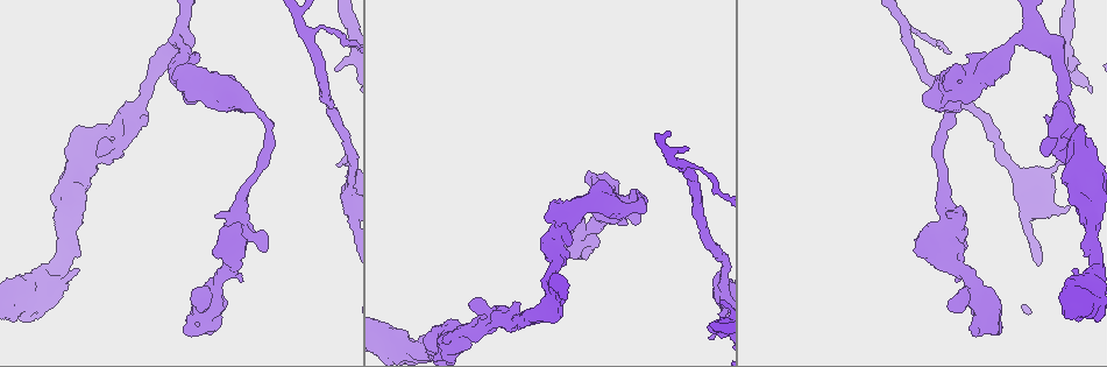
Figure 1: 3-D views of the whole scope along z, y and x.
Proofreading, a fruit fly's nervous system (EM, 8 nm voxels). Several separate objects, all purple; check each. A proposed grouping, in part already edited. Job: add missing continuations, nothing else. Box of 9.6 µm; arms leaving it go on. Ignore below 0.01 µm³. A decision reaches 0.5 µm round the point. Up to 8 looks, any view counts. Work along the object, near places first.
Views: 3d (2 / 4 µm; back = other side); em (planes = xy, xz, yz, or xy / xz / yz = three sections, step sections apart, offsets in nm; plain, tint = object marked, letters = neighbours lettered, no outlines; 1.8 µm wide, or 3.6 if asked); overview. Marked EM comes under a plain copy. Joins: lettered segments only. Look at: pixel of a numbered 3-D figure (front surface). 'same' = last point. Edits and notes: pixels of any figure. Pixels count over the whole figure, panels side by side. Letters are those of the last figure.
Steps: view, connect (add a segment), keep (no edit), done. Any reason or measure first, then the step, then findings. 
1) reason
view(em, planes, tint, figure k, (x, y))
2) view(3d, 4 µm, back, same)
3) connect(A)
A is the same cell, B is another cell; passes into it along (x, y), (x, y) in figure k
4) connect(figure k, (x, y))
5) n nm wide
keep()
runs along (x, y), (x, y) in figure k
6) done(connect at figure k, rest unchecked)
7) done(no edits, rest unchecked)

free end
view(em, xy, step 8, letters, figure 1, (946, 266))

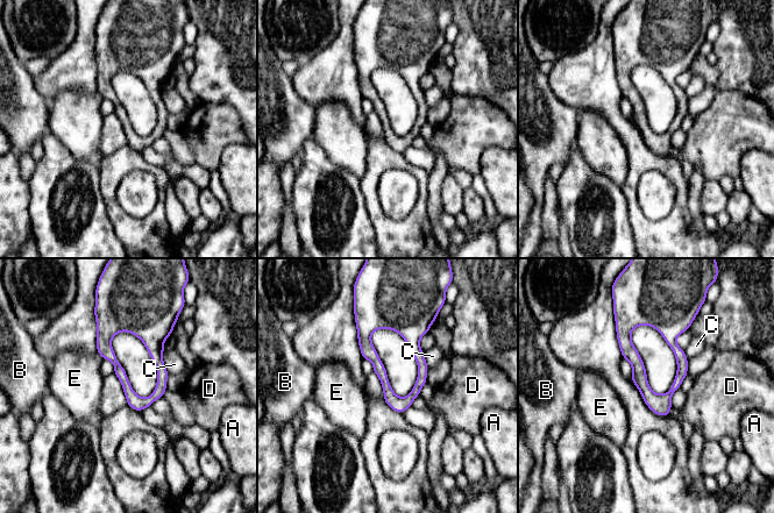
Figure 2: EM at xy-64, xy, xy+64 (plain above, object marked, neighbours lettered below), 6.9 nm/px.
view(em, planes, letters, same)

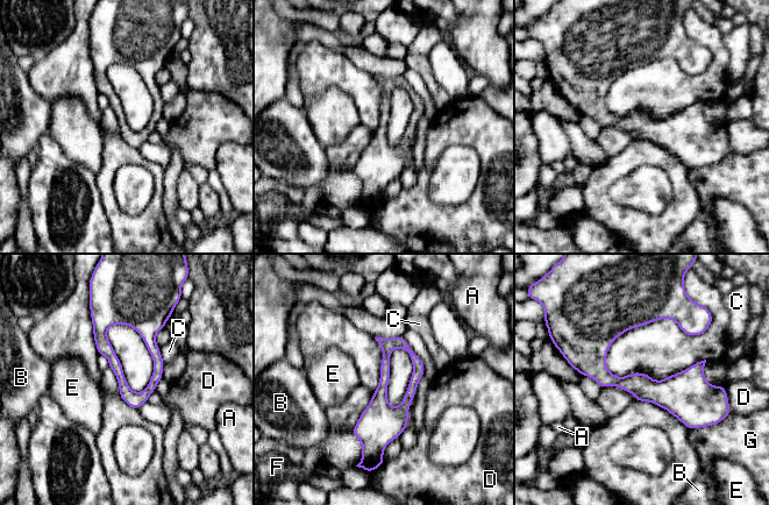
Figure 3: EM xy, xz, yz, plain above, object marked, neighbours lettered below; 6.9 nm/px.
keep()
A, B, C, D, E, F and G are other cells; border along (714, 424), (689, 429) in figure 3; no lettered segment goes on from it

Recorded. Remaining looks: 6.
abrupt turn
view(em, planes, tint, figure 1, (992, 319))

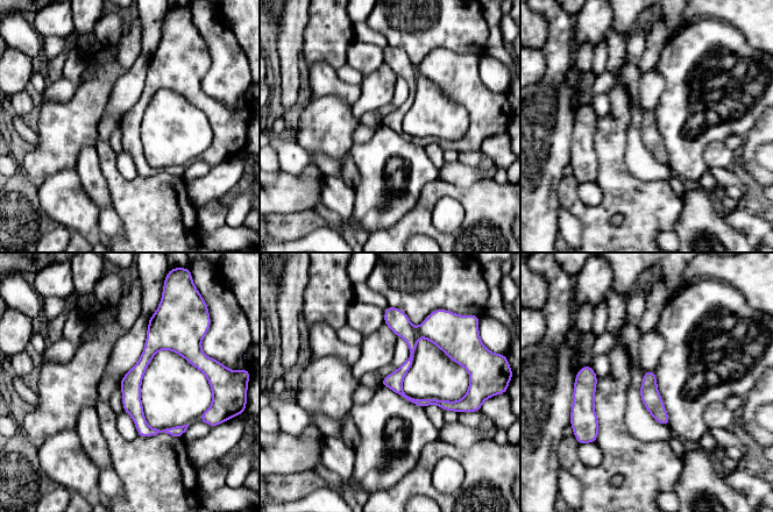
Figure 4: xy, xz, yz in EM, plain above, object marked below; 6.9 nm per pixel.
see the neighbours
view(em, planes, letters, same)

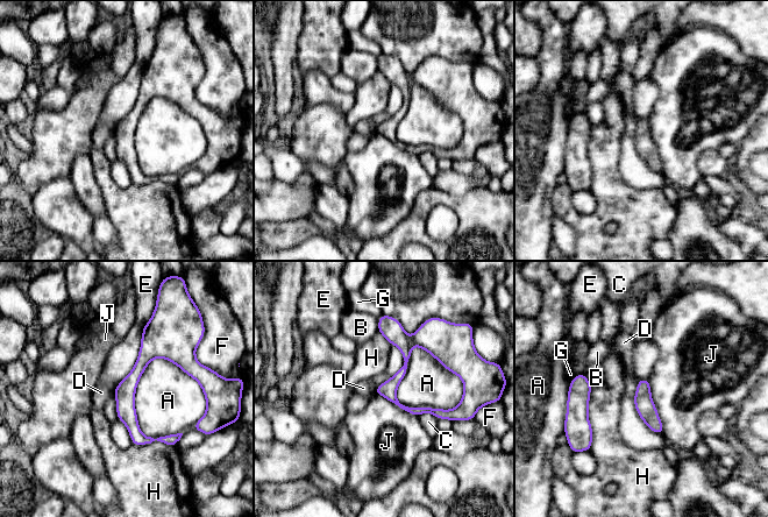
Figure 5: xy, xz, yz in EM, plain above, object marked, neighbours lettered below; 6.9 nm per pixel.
120 nm wide
keep()
A, B, C, D, E, F, G, H and J are other cells; runs along (148, 326), (127, 415), (143, 439), (170, 443) in figure 5; no lettered segment goes on from it

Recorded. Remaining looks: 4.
sharp bend
view(em, planes, letters, figure 1, (180, 32))

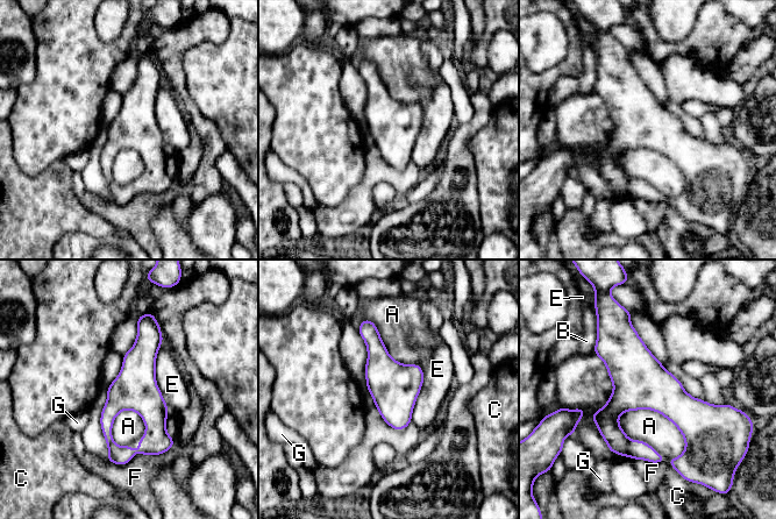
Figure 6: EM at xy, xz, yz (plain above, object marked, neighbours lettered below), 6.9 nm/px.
keep()
A, B, C, E, F and G are other cells; runs along (141, 321), (137, 379), (107, 417), (122, 460) in figure 6; no lettered segment goes on from it

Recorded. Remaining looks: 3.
abrupt turn
view(em, planes, letters, figure 1, (117, 147))

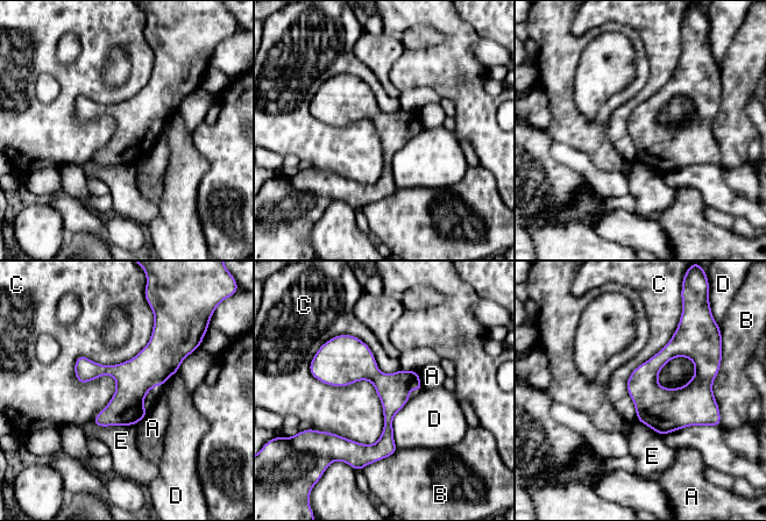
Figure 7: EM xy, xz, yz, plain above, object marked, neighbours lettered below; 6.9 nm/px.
keep()
A, B, C, D and E are other cells; runs along (340, 337), (388, 390), (388, 435), (371, 459) in figure 7; no lettered segment goes on from it

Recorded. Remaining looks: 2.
done(no edits, rest unchecked)

